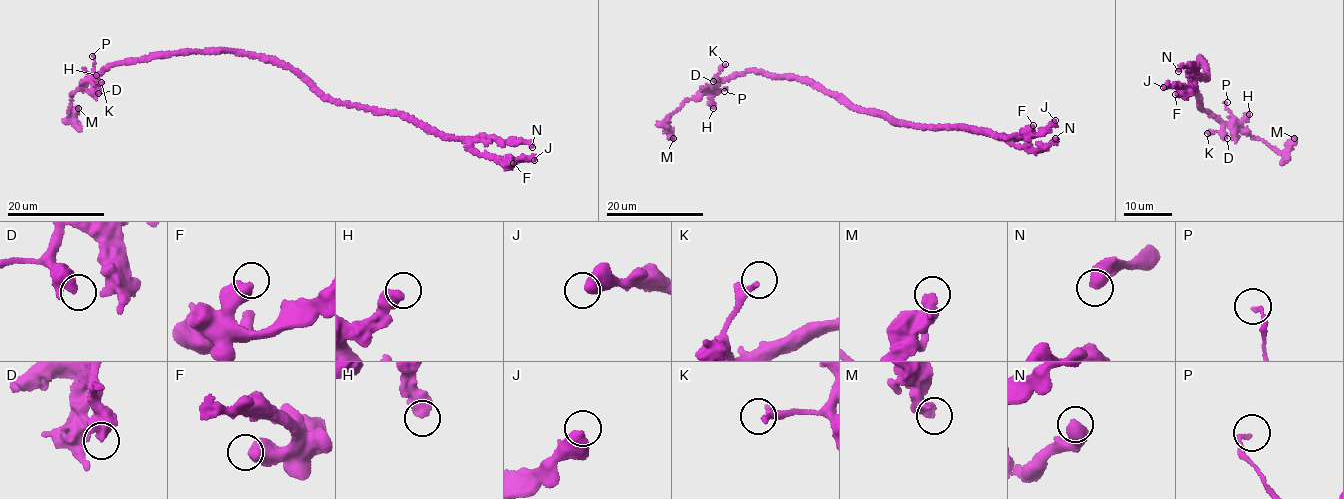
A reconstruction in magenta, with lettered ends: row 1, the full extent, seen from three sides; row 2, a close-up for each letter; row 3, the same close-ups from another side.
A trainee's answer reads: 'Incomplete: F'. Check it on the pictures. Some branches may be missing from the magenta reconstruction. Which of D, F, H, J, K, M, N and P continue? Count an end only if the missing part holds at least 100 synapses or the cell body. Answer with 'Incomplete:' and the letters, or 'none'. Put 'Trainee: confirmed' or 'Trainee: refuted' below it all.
Incomplete: none
Trainee: refuted

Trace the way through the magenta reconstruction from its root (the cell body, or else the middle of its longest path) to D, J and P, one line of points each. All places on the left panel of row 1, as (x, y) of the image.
D: (283, 67), (238, 54), (178, 52), (104, 66), (97, 78), (98, 93)
J: (283, 67), (289, 66), (334, 100), (406, 113), (445, 135), (459, 137), (482, 154), (509, 161), (534, 160)
P: (283, 67), (238, 54), (178, 52), (104, 66), (96, 77), (92, 56)

